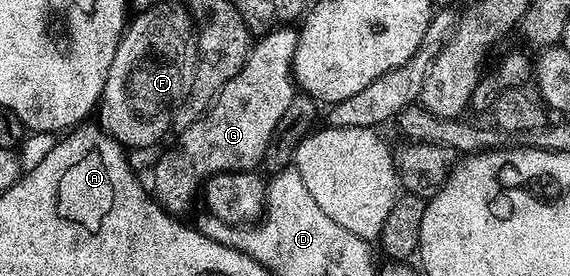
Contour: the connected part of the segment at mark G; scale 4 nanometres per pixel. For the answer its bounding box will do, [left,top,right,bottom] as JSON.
[151,26,297,214]

